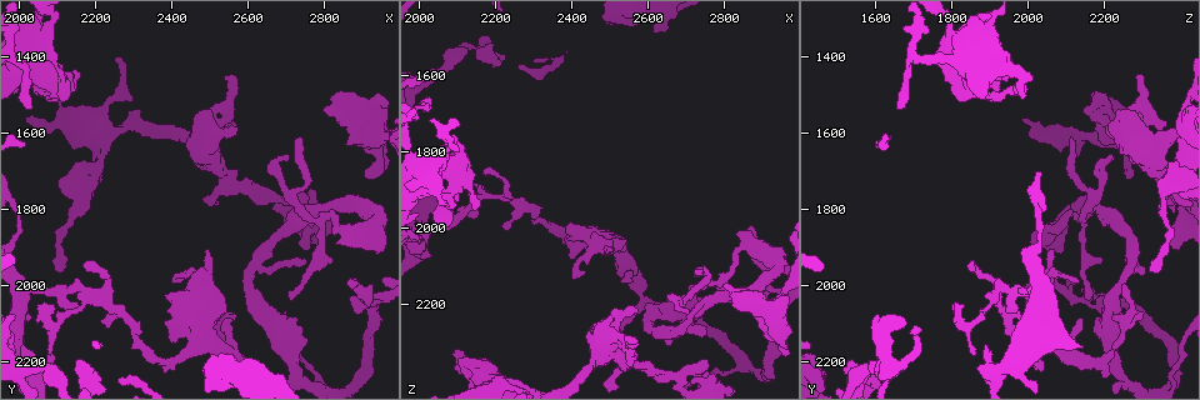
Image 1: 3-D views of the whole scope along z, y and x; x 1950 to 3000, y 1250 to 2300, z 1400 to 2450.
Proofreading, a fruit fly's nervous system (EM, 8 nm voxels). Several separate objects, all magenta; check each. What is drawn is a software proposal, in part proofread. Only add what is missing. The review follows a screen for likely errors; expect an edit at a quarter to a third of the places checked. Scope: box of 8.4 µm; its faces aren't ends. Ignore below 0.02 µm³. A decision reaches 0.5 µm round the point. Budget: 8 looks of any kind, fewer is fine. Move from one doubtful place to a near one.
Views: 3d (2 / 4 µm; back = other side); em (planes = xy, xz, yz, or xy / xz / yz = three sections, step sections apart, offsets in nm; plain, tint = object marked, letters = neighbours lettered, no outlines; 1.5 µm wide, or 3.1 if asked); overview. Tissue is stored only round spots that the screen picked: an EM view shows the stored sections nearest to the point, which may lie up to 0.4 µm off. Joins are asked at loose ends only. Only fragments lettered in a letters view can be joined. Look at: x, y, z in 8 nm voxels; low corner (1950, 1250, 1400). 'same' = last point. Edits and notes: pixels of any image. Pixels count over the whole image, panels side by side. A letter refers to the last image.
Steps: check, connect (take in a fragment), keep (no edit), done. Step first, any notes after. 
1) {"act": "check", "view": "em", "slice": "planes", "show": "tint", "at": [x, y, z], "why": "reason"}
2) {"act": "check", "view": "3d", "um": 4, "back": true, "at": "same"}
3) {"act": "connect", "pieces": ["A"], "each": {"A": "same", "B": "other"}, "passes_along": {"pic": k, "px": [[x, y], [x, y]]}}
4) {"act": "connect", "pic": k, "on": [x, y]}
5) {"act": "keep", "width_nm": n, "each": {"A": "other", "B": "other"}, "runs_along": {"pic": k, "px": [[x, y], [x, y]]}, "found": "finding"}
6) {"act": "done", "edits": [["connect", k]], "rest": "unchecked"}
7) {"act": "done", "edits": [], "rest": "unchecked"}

{"act": "check", "view": "3d", "um": 2, "at": [2575, 1590, 2220], "why": "free end"}

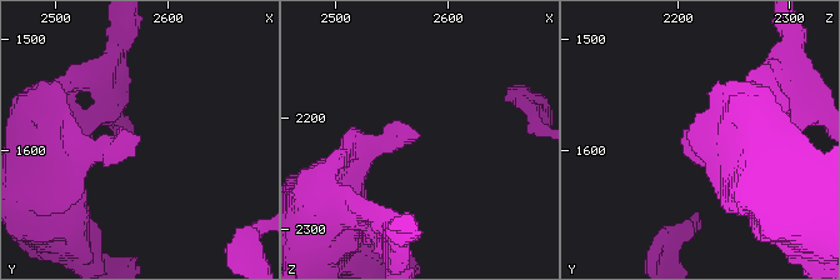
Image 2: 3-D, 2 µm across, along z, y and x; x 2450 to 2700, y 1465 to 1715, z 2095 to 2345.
{"act": "check", "view": "em", "slice": "planes", "show": "plain", "at": [2570, 1586, 2220], "why": "need the tissue"}

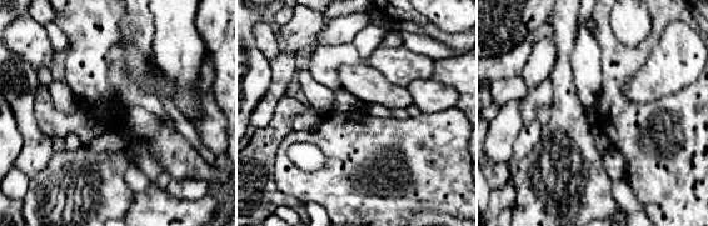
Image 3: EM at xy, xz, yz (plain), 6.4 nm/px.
{"act": "check", "view": "em", "slice": "planes", "show": "letters", "at": "same", "why": "what lies round it"}

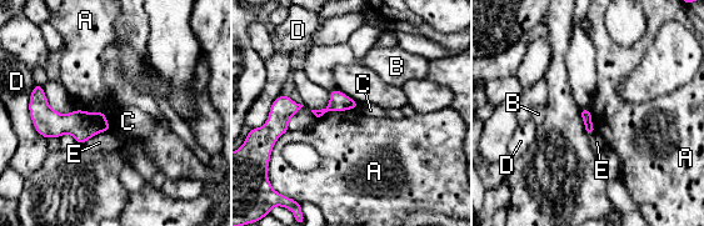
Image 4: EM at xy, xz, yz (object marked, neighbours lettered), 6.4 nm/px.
{"act": "keep", "each": {"A": "other", "B": "other", "C": "other", "D": "other", "E": "other"}, "runs_along": {"pic": 4, "px": [[39, 91], [59, 124], [106, 127]]}, "found": "no lettered fragment goes on from it"}

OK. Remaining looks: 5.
{"act": "check", "view": "em", "slice": "planes", "show": "tint", "at": [2490, 1915, 2065], "why": "free end"}

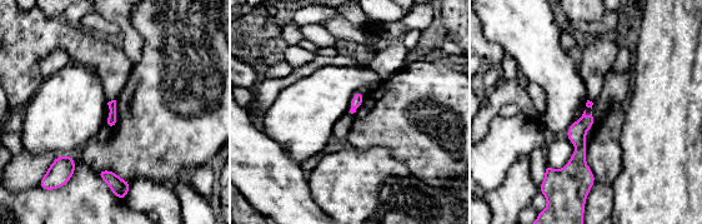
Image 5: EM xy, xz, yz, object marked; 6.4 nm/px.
{"act": "check", "view": "em", "slice": "planes", "show": "letters", "at": "same", "why": "what lies round it"}

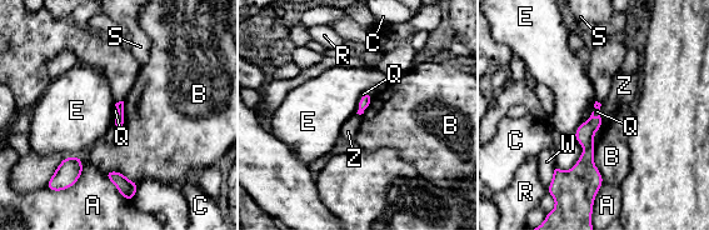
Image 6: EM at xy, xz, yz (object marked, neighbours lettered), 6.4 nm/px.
{"act": "keep", "longest_contact_nm": ["B", 260], "each": {"A": "other", "B": "other", "C": "other", "E": "other", "Q": "other", "R": "other", "S": "other", "W": "other", "Z": "other"}, "border": {"pic": 6, "px": [[123, 100], [115, 104]]}, "found": "no lettered fragment goes on from it"}

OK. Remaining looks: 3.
{"act": "check", "view": "em", "slice": "planes", "show": "letters", "at": [2600, 2240, 2205], "why": "free end"}

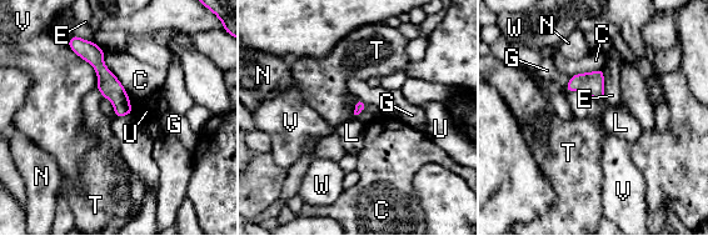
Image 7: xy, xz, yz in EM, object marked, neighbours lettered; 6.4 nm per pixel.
{"act": "keep", "each": {"C": "other", "E": "other", "G": "other", "L": "other", "N": "other", "T": "other", "U": "other", "V": "other", "W": "other"}, "runs_along": {"pic": 7, "px": [[84, 46], [128, 111]]}, "found": "none of them fits"}

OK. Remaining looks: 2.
{"act": "done", "edits": [], "rest": "unchecked"}

